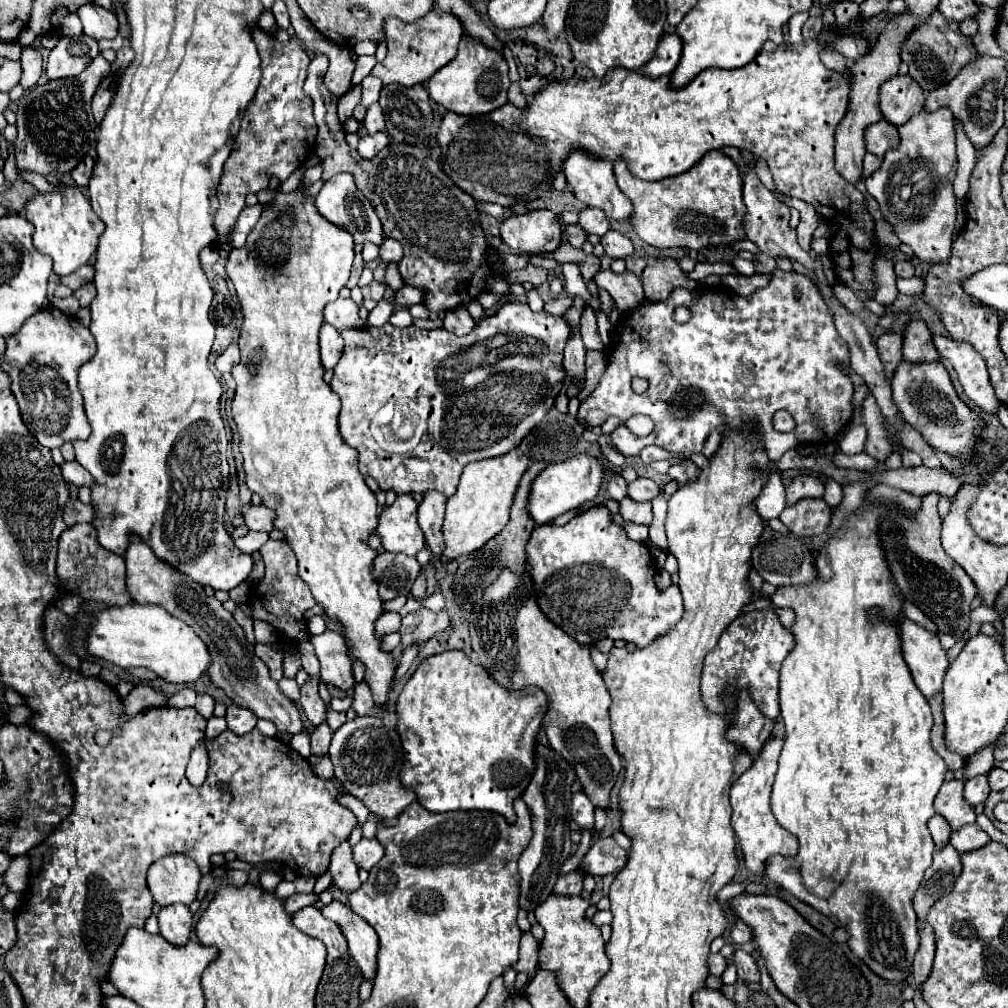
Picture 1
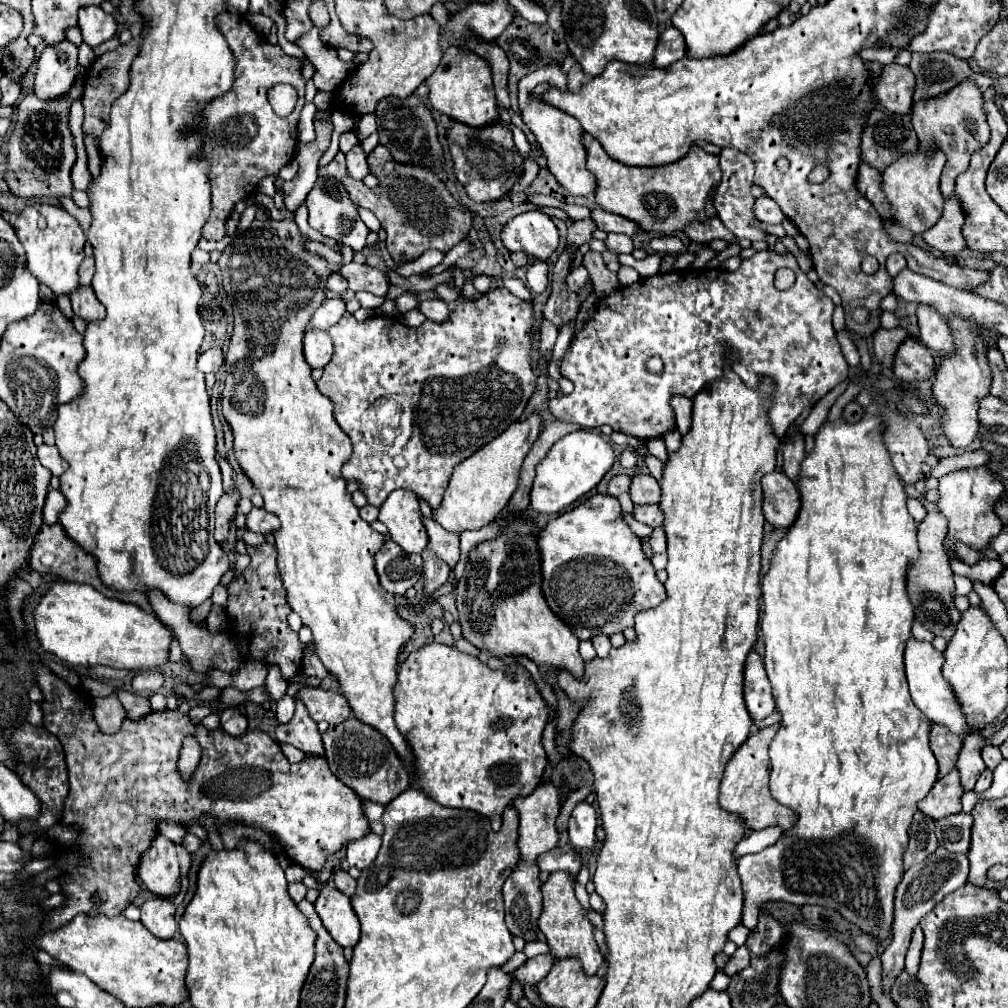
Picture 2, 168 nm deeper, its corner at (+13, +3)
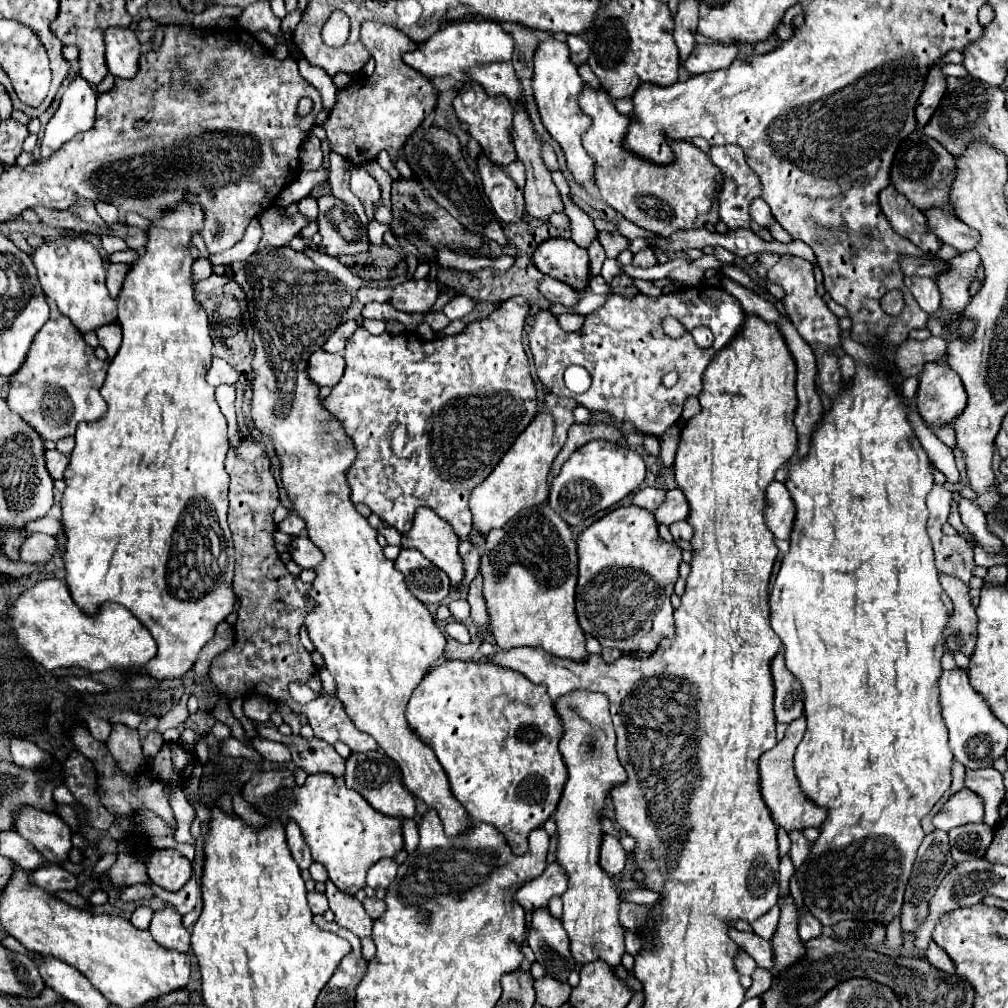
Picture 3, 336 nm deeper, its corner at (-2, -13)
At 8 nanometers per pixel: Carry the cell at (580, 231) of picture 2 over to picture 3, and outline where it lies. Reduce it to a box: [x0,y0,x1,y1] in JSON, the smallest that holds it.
[597,232,629,258]

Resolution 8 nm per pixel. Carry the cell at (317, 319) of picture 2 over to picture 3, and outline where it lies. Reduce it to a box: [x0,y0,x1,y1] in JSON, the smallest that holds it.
[323,320,357,354]

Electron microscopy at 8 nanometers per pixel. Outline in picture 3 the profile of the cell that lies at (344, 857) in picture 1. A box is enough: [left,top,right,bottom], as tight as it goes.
[363,898,385,920]

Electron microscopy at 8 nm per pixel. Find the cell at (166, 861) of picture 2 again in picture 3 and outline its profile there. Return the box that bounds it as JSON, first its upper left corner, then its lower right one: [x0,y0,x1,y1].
[145,850,191,892]

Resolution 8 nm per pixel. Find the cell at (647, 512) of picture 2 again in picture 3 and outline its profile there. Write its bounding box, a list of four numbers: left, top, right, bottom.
[669,520,693,540]

